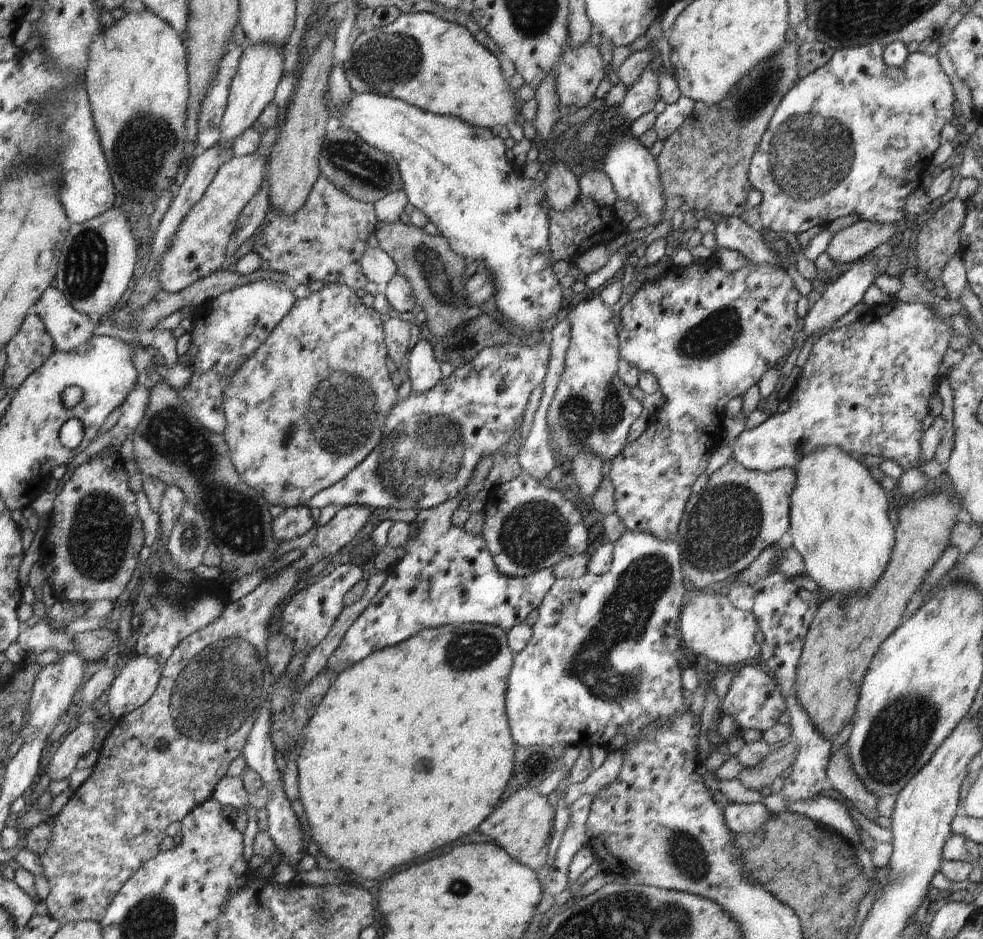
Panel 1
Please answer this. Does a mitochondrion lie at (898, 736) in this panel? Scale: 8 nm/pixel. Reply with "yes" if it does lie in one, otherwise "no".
yes

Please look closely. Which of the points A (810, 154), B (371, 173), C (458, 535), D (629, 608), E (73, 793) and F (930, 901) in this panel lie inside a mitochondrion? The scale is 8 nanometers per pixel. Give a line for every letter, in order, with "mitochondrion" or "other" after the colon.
A: mitochondrion
B: mitochondrion
C: other
D: mitochondrion
E: other
F: other

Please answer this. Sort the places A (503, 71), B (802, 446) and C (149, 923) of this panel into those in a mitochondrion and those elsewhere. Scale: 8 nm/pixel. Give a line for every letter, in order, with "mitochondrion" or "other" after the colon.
A: other
B: mitochondrion
C: mitochondrion

